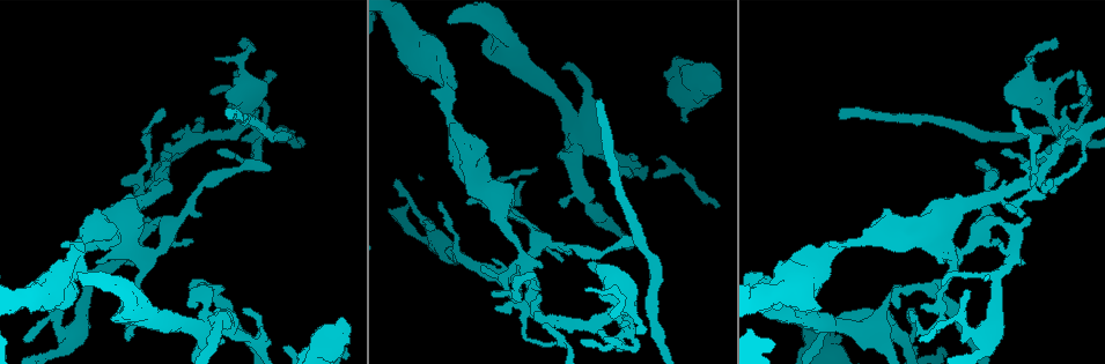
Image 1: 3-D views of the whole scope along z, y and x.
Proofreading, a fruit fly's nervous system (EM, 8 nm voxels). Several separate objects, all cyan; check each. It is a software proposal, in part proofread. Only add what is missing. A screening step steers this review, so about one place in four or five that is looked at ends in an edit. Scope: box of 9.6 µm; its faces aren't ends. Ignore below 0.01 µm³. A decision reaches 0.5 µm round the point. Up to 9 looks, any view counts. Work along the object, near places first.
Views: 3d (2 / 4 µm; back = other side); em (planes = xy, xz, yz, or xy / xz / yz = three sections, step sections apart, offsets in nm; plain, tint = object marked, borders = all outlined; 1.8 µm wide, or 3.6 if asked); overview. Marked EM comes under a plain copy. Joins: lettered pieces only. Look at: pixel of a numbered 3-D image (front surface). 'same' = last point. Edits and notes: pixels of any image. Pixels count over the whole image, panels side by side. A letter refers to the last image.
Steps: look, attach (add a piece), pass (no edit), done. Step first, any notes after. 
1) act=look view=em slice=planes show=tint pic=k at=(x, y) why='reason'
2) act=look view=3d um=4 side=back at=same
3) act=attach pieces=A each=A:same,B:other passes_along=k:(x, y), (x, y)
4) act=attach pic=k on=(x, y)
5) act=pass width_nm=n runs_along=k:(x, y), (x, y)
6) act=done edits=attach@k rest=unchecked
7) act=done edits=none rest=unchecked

act=look view=3d um=2 pic=1 at=(597, 99) why='end of a long branch'

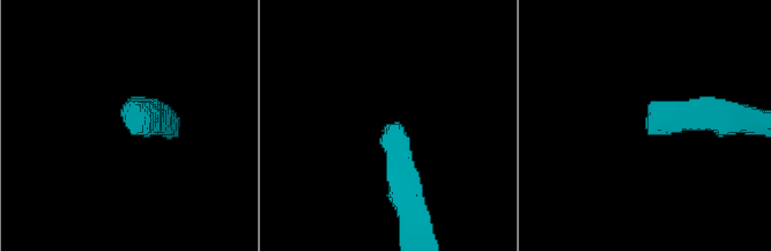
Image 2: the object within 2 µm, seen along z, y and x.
act=look view=em slice=planes show=tint pic=2 at=(647, 132) why='now the EM'

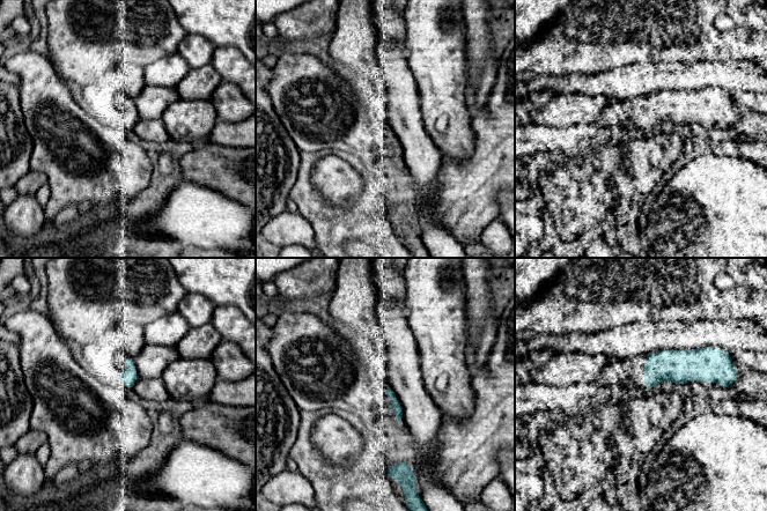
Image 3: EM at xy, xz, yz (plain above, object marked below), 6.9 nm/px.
act=look view=em slice=planes show=borders at=same why='what lies round it'

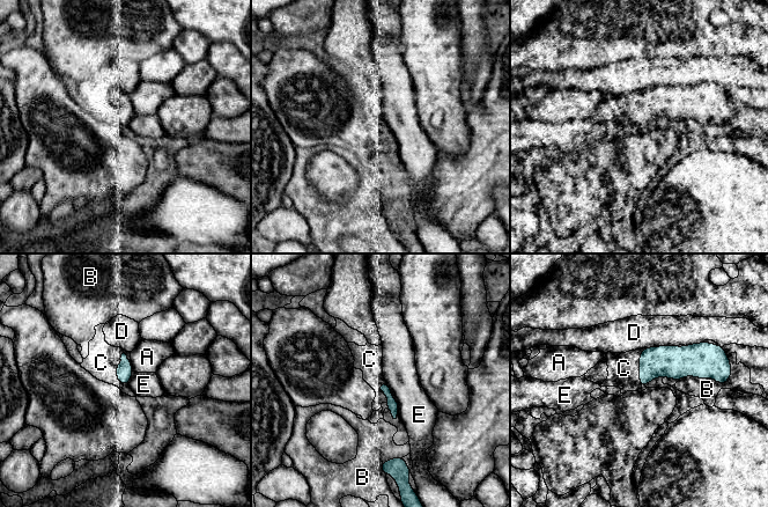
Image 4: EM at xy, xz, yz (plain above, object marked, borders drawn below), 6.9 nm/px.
act=attach pieces=C each=A:other,B:other,C:same,D:other,E:other found='the neuron continues'

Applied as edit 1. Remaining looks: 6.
act=look view=overview why='redraw'

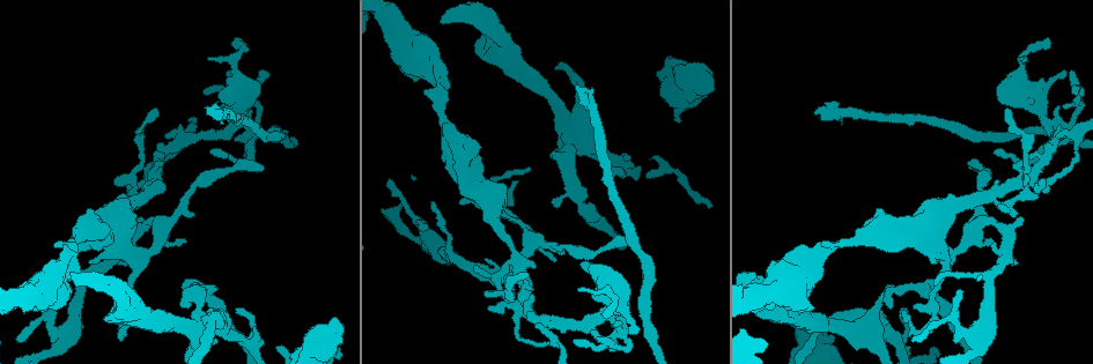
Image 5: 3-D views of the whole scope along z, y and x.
act=look view=3d um=2 pic=5 at=(910, 348) why='an open end'

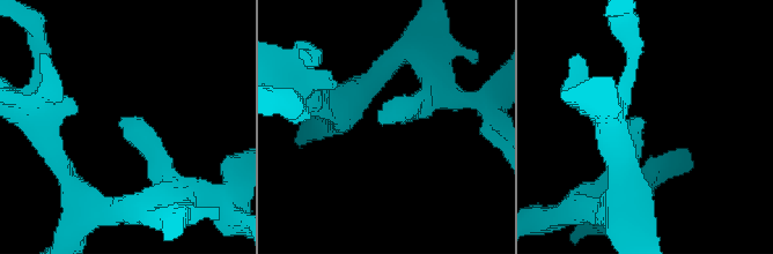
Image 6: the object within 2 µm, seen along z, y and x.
act=look view=em slice=planes show=borders pic=6 at=(643, 120) why='need the tissue'

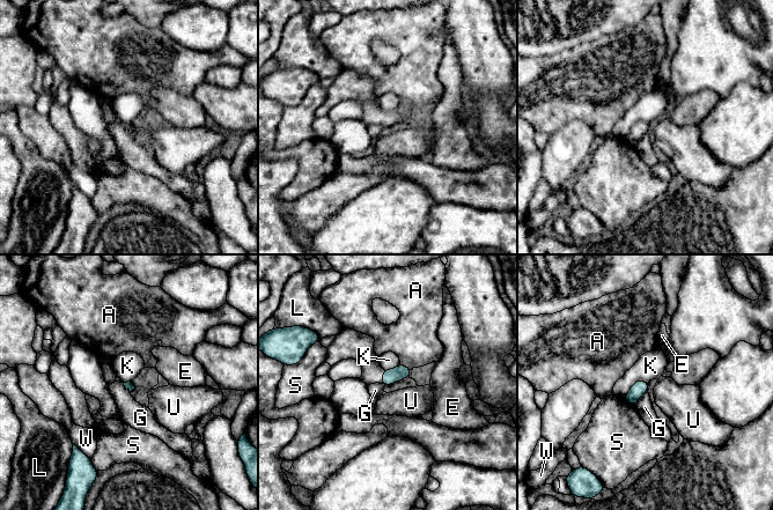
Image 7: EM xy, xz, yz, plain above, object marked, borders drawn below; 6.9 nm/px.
act=pass each=A:other,E:other,G:other,K:other,L:other,S:other,U:other,W:other found='none of them fits'

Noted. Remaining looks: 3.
act=look view=em slice=planes show=borders pic=5 at=(555, 198) why='free end'

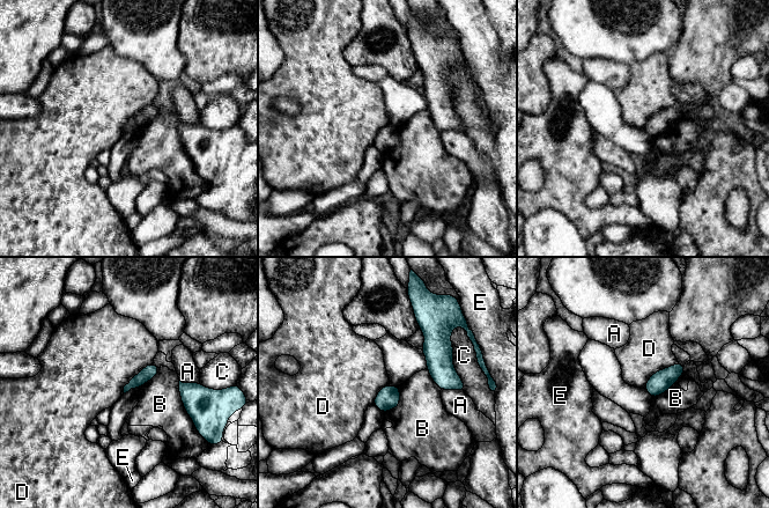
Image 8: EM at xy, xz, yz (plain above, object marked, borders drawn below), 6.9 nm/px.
act=pass each=A:other,B:other,C:other,D:other,E:other border=8:(678, 362), (658, 369), (644, 388) found='no lettered piece goes on from it'

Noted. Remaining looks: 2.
act=look view=em um=3.6 slice=yz step=8 show=borders pic=5 at=(497, 283) why='abrupt turn'

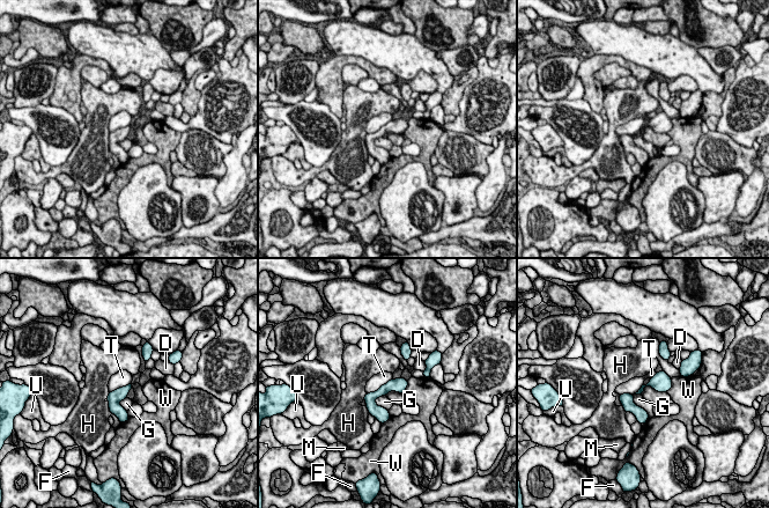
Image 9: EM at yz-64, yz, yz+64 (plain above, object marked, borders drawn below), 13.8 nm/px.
act=look view=em um=3.6 slice=planes show=borders at=same

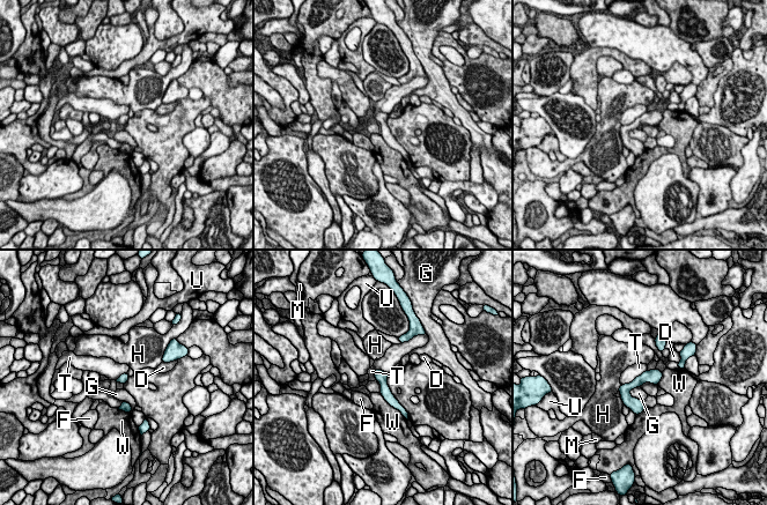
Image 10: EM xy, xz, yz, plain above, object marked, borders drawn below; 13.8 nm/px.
act=pass each=D:other,F:other,G:other,H:other,M:other,T:other,U:other,W:other runs_along=10:(658, 373), (627, 391), (636, 410) found='none of them fits'

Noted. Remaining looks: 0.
act=done edits=attach@4 rest=unchecked

